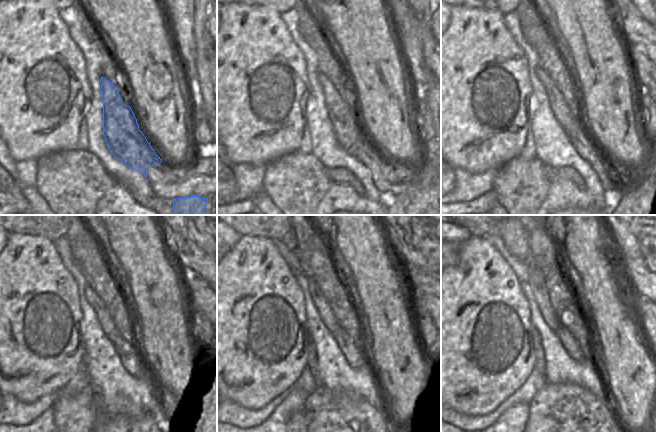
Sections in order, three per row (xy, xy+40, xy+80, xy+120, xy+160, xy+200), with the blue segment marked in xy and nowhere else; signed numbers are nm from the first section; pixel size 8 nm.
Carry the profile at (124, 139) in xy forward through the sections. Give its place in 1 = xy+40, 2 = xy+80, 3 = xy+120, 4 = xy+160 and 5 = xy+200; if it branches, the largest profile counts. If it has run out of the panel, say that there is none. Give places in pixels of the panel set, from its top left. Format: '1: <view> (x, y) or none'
1: xy+40 (344, 122)
2: xy+80 (562, 113)
3: xy+120 (107, 325)
4: xy+160 (332, 325)
5: xy+200 (552, 315)

